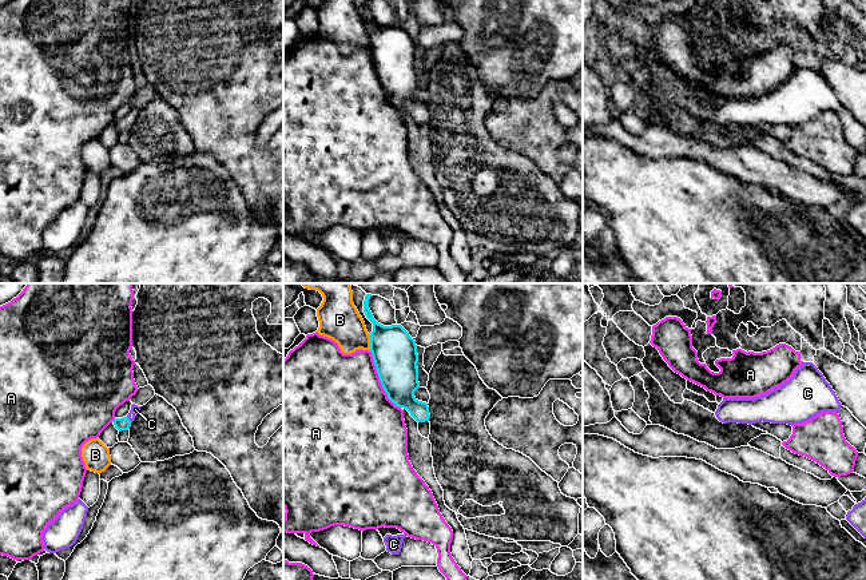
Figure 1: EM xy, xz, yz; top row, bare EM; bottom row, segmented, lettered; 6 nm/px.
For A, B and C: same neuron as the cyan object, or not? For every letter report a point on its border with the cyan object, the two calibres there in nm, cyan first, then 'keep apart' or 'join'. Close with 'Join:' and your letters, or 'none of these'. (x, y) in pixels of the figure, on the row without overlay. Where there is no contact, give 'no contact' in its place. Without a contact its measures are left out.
A: contact xz (380, 80); calibres 280 and 500 nm; keep apart
B: contact xz (370, 43); calibres 280 and 240 nm; keep apart
C: contact xy (127, 119); calibres 80 and 50 nm; join
Join: C

